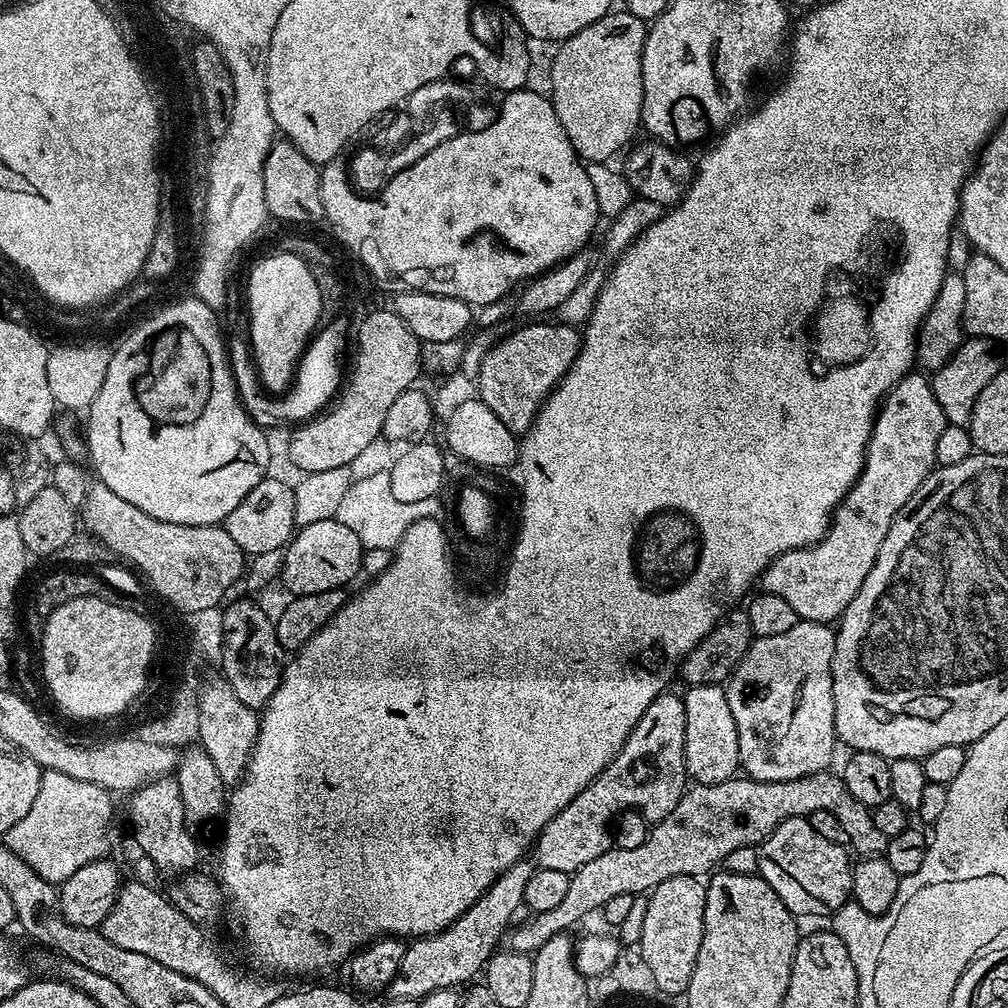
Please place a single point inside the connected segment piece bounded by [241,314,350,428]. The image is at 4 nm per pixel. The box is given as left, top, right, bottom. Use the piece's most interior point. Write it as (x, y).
(319, 375)

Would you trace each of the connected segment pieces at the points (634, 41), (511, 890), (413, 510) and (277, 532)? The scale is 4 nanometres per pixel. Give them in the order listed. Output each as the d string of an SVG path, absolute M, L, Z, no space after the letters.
M613 10L557 47L550 99L581 161L608 160L633 143L632 135L641 127L642 50L647 33L645 21L627 10Z
M523 860L508 867L450 926L433 935L413 939L405 947L398 974L388 983L387 995L393 1000L419 1002L440 989L471 983L483 971L499 940L501 943L514 912L523 905L526 882L532 871L528 863Z
M388 472L371 475L361 481L353 480L341 503L339 503L335 519L342 522L349 530L358 534L365 549L395 549L400 539L406 534L408 527L419 520L430 520L439 517L440 504L436 496L426 498L422 502L398 502L394 498L394 490L390 490Z
M265 478L230 510L230 514L223 520L222 526L234 542L249 557L256 557L260 554L269 553L270 550L281 550L292 539L297 531L295 522L295 490L291 483L284 480L272 480Z

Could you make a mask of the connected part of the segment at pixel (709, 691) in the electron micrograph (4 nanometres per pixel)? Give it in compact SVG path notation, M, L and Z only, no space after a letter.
M693 684L687 689L688 693L683 693L684 709L686 710L686 742L684 743L684 757L686 758L686 770L689 777L697 784L717 784L733 779L741 771L740 751L738 750L738 726L734 726L734 714L730 714L730 702L728 693L718 684Z

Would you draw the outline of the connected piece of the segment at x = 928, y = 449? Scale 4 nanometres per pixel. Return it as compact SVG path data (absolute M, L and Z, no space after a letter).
M924 374L916 375L902 377L886 393L872 422L872 433L864 455L864 468L861 469L859 478L852 483L850 491L844 495L844 500L832 513L832 523L823 538L810 548L795 548L777 556L758 577L759 587L765 592L786 598L786 602L794 606L799 619L827 625L839 621L846 606L850 606L854 594L862 590L862 582L866 582L866 574L870 574L870 566L874 566L874 558L878 558L878 550L882 550L882 541L886 539L886 530L890 530L898 510L906 506L910 494L914 494L914 490L918 490L918 486L922 486L924 479L937 467L934 449L938 446L938 437L949 422L942 414L942 406L938 406L938 398L934 398L931 379Z

